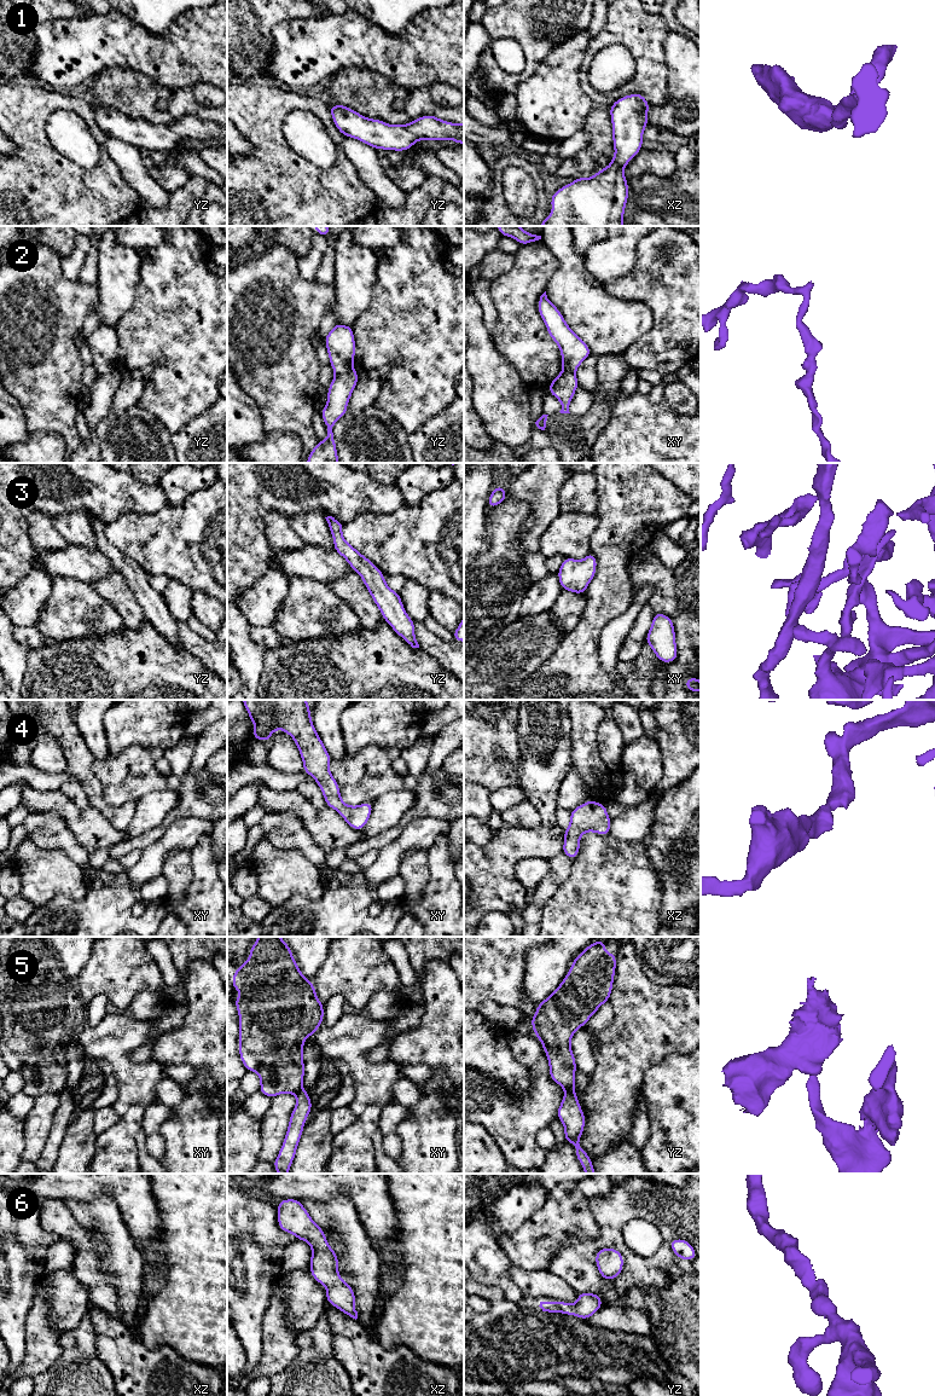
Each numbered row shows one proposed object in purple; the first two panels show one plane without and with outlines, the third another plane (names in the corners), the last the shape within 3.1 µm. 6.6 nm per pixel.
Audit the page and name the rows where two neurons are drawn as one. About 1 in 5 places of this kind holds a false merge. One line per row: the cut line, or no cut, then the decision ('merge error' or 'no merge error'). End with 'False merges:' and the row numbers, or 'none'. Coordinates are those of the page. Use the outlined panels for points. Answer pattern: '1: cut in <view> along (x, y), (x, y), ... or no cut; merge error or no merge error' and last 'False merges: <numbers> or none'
1: no cut; no merge error
2: cut in yz along (352, 368), (336, 375); merge error
3: no cut; no merge error
4: no cut; no merge error
5: cut in yz along (573, 1090), (565, 1093); merge error
6: no cut; no merge error
False merges: 2, 5

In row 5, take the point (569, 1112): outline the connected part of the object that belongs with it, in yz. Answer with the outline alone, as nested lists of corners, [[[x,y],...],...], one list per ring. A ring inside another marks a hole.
[[[568,1091],[564,1094],[562,1104],[557,1111],[557,1117],[564,1125],[564,1141],[575,1145],[575,1155],[581,1163],[585,1174],[596,1174],[592,1159],[579,1145],[579,1140],[583,1134],[586,1117],[577,1101],[577,1094],[575,1091]]]

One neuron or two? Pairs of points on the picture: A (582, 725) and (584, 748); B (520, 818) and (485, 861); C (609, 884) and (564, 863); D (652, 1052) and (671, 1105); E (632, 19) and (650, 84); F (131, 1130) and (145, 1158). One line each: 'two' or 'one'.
A: one
B: two
C: two
D: two
E: one
F: two

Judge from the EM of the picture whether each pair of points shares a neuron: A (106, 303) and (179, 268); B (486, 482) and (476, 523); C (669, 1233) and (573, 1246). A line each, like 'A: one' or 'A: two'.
A: two
B: one
C: one

